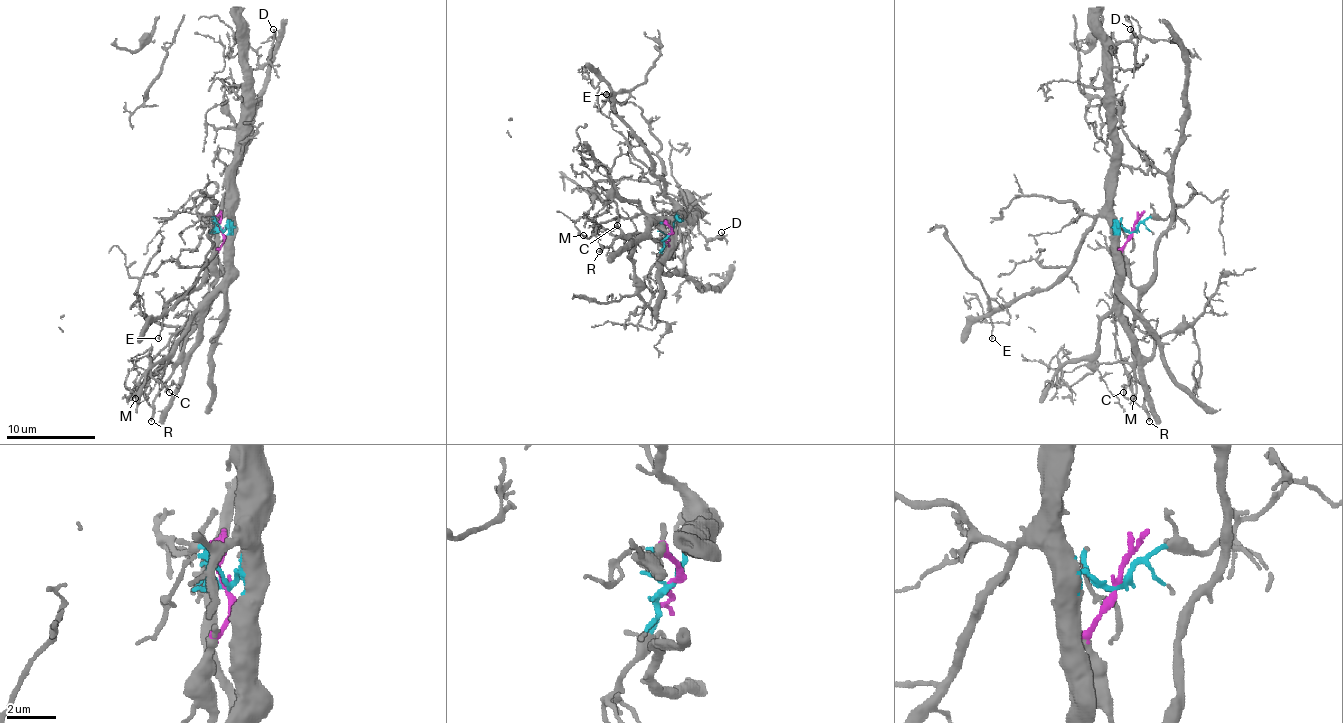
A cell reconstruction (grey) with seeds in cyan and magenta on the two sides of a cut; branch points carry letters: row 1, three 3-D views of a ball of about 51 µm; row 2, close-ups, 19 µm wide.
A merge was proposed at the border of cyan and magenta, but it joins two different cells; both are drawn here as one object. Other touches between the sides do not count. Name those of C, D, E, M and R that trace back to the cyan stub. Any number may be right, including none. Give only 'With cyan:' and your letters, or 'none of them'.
With cyan: C, D, E, M

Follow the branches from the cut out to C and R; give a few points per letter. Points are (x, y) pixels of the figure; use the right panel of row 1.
C: (1134, 231), (1120, 227), (1116, 231), (1116, 307), (1111, 316), (1116, 348), (1129, 374), (1123, 392)
R: (1134, 231), (1123, 260), (1129, 283), (1138, 292), (1132, 361), (1134, 377), (1145, 392), (1149, 421)

